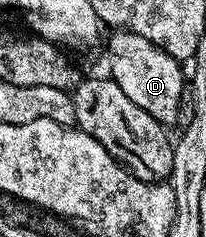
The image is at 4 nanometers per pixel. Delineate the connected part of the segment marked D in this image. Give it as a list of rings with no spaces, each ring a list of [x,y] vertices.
[[[117,28],[110,34],[113,35],[109,38],[108,77],[119,84],[123,93],[130,100],[135,100],[143,112],[147,112],[162,126],[172,127],[172,122],[177,118],[177,109],[181,106],[181,89],[184,91],[187,86],[186,79],[181,79],[182,63],[135,32]]]

